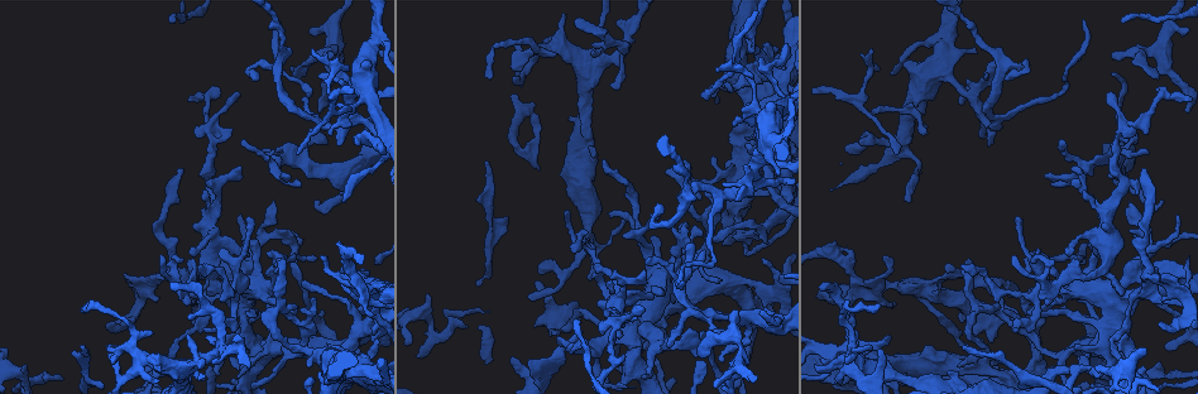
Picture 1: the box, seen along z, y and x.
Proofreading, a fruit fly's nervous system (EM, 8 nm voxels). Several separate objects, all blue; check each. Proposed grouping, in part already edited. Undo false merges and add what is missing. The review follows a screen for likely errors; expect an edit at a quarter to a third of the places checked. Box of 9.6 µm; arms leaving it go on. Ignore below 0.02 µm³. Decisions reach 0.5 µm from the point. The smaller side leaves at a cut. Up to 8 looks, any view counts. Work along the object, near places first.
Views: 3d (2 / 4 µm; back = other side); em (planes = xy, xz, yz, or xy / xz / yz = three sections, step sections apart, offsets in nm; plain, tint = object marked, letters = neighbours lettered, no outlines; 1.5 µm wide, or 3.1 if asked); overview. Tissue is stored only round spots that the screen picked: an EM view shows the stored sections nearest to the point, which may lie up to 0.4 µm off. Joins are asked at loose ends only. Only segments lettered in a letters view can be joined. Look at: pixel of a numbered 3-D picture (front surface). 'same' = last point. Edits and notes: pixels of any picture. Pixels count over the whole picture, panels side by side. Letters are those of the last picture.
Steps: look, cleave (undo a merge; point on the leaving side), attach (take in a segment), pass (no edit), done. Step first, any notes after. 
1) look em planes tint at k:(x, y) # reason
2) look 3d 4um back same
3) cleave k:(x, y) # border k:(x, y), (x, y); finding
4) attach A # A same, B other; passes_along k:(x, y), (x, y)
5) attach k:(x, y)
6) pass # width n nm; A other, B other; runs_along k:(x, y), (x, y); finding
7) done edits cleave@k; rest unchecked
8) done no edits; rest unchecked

look em yz step 4 tint at 1:(360, 101)

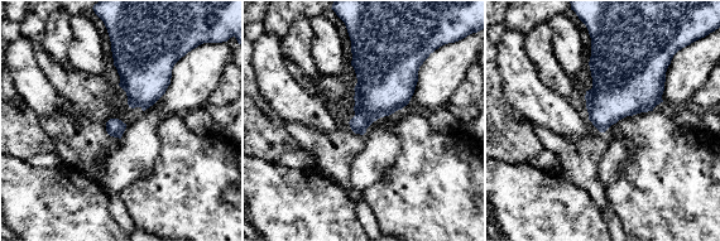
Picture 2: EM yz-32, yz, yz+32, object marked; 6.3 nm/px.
look em yz step 4 letters same

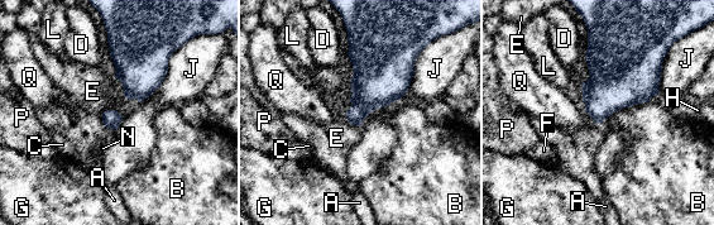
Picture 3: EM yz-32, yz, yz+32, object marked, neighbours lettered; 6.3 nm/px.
pass # A other, B other, C other, D other, E other, F other, G other, H other, J other, L other, N other, P other, Q other; continuous, no second cell

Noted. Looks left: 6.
look 3d 4um at 1:(751, 307) # three arms meet

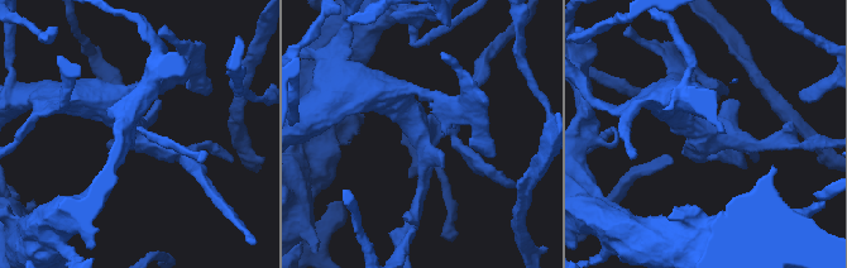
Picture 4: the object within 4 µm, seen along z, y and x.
look em planes tint at 4:(704, 132) # now the EM

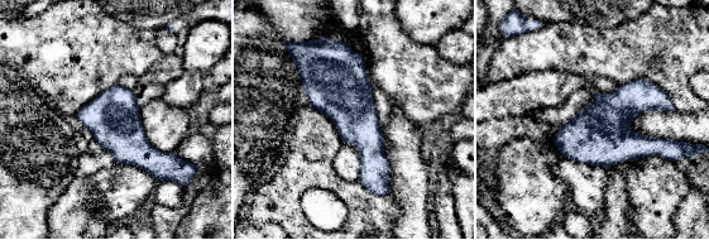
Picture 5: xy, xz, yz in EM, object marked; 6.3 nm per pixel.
look em planes letters same # what lies round it

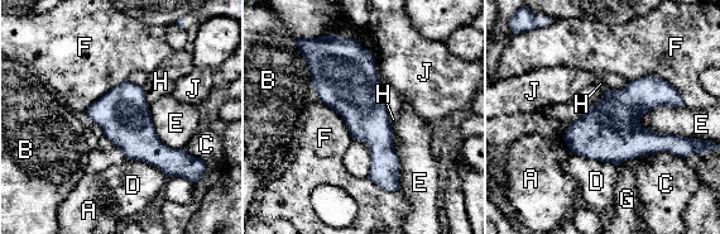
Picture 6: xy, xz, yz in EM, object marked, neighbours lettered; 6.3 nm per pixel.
pass # A other, B other, C other, D other, E other, F other, G other, H other, J other; border 6:(680, 156), (656, 152), (620, 163); continuous, no second cell

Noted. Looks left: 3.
look 3d 2um at 1:(700, 352) # an open end

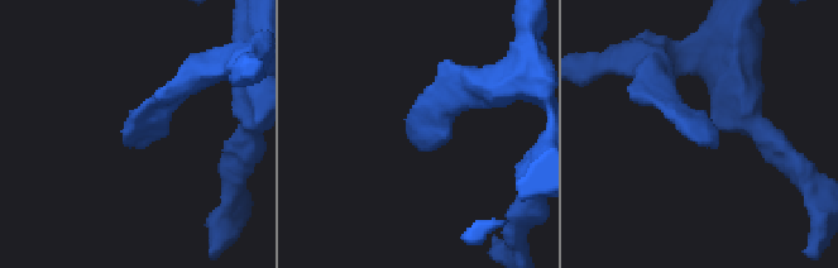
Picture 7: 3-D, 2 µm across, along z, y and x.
look em xy step 8 tint at 7:(703, 145) # now the EM

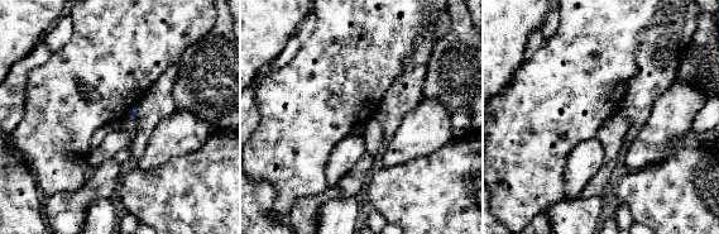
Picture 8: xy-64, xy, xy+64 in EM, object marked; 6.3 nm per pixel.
look em xz step 8 letters same # cut it another way

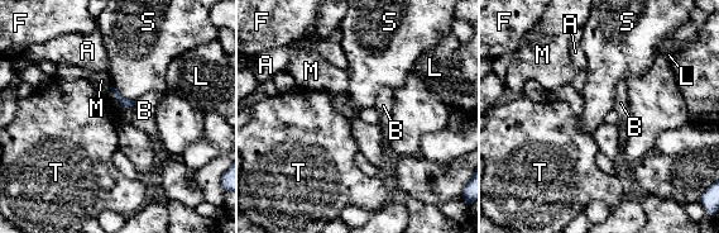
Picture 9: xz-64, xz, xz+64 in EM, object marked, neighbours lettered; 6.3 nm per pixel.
pass # A other, B other, F other, L other, M other, S other, T other; border 9:(110, 85), (124, 98), (134, 100); none of them fits

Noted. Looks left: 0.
done no edits; rest unchecked

